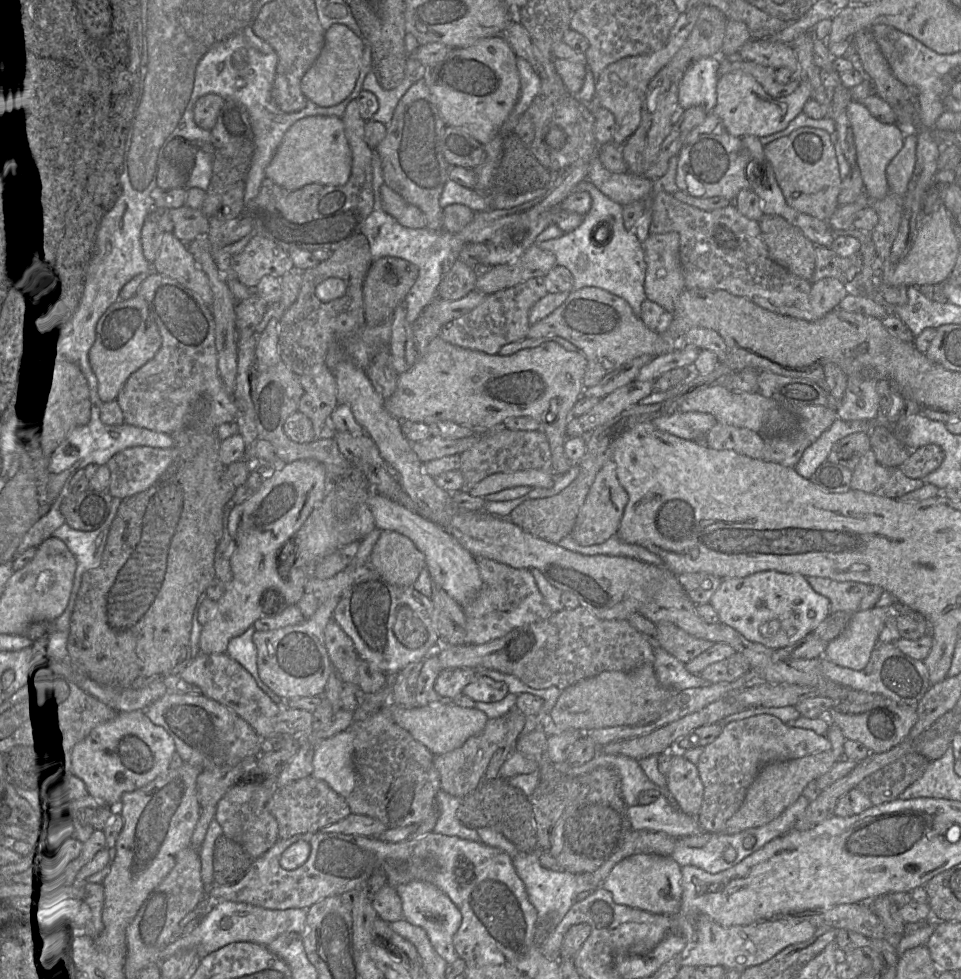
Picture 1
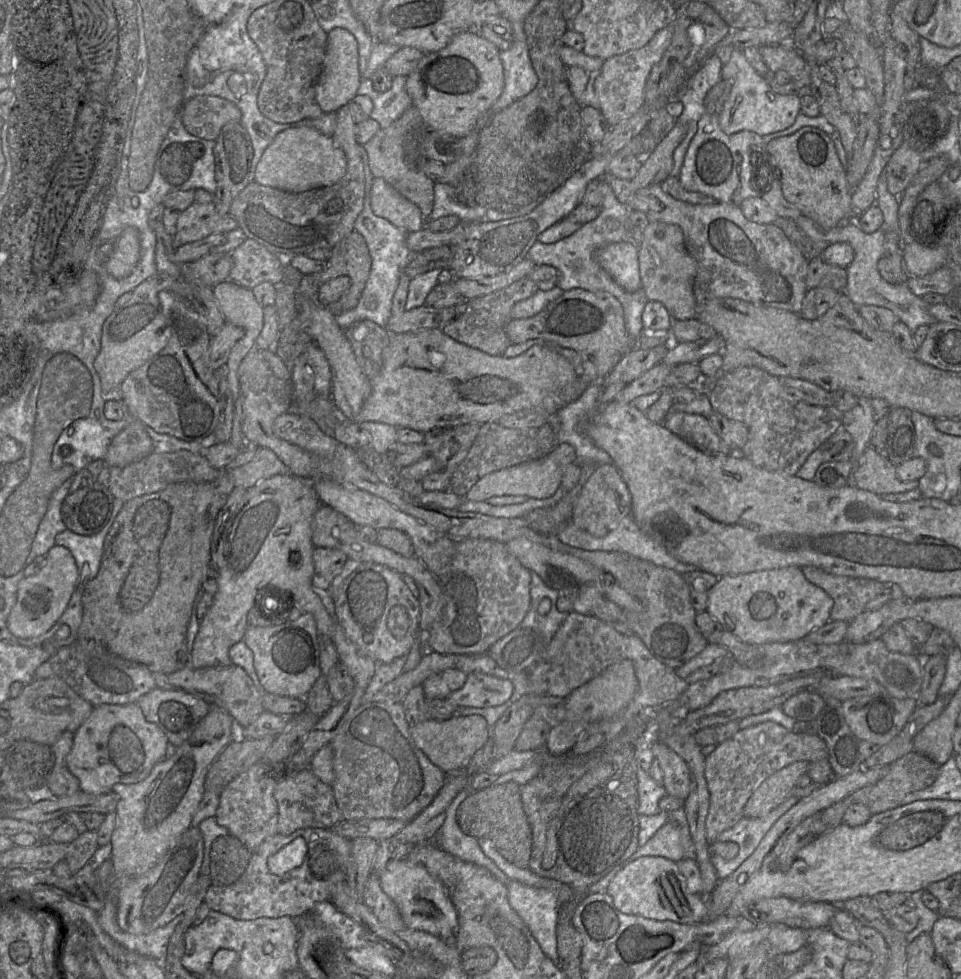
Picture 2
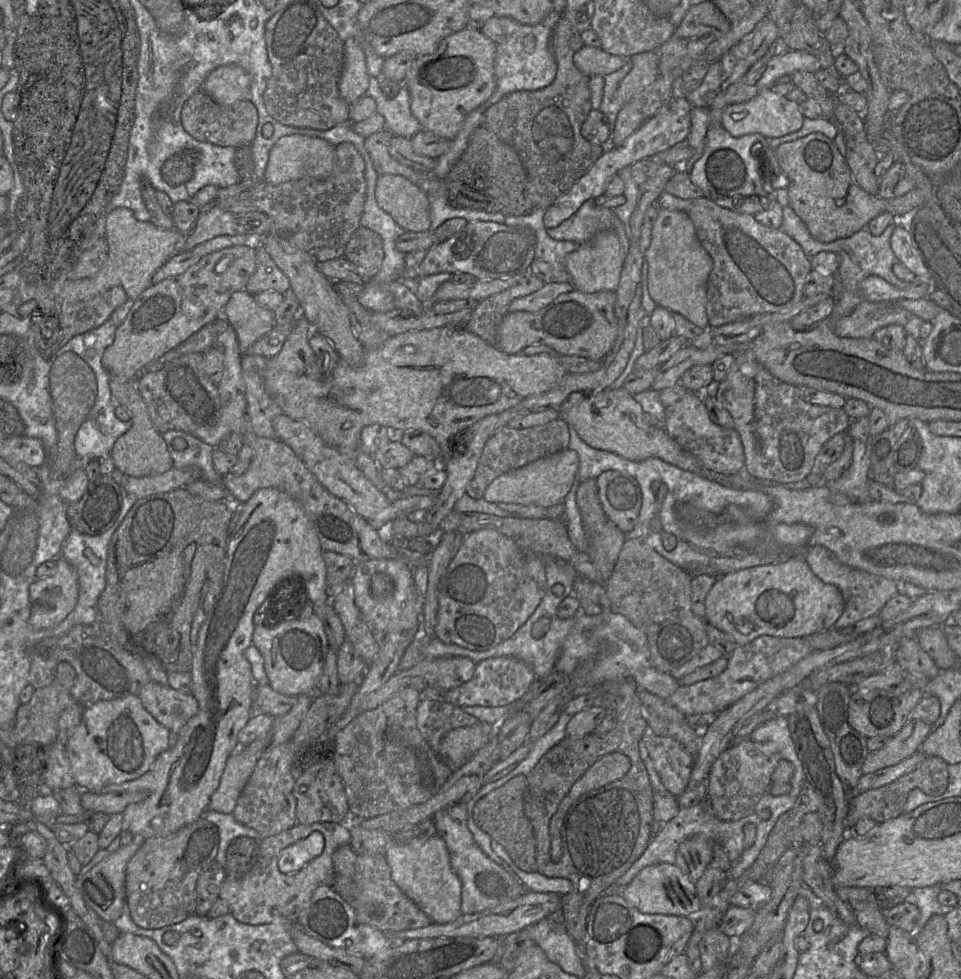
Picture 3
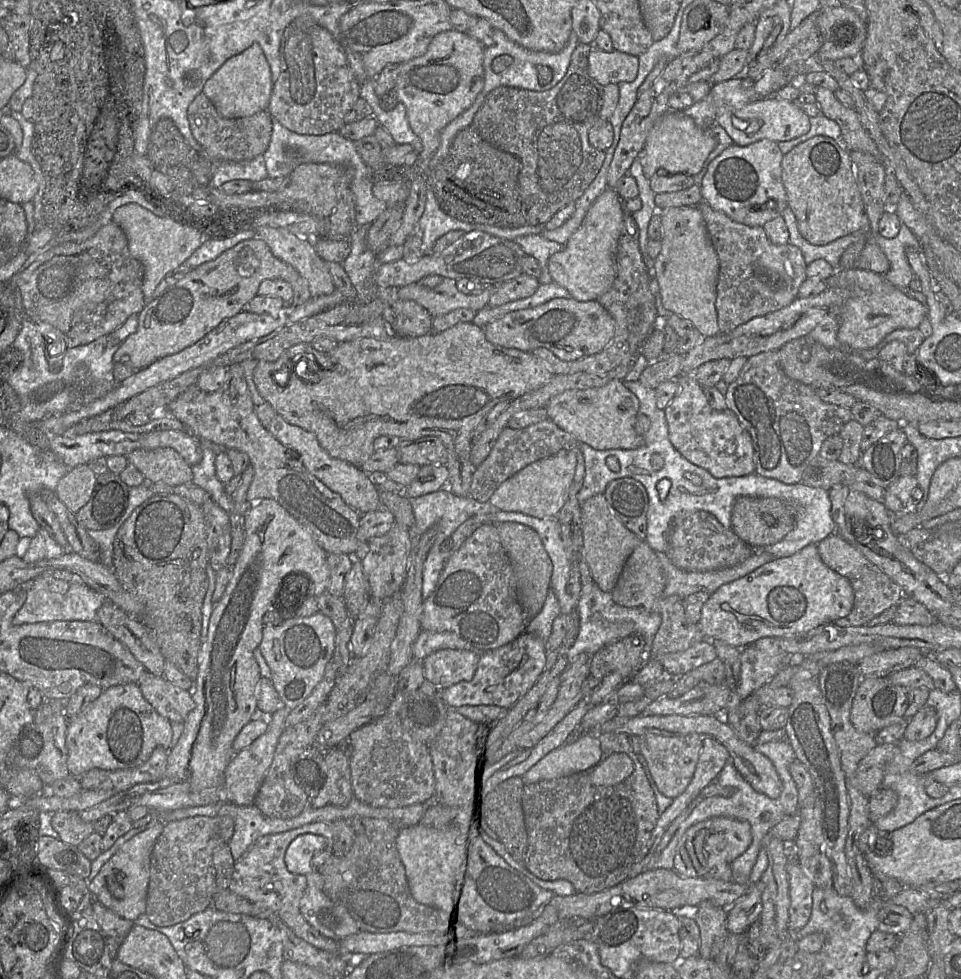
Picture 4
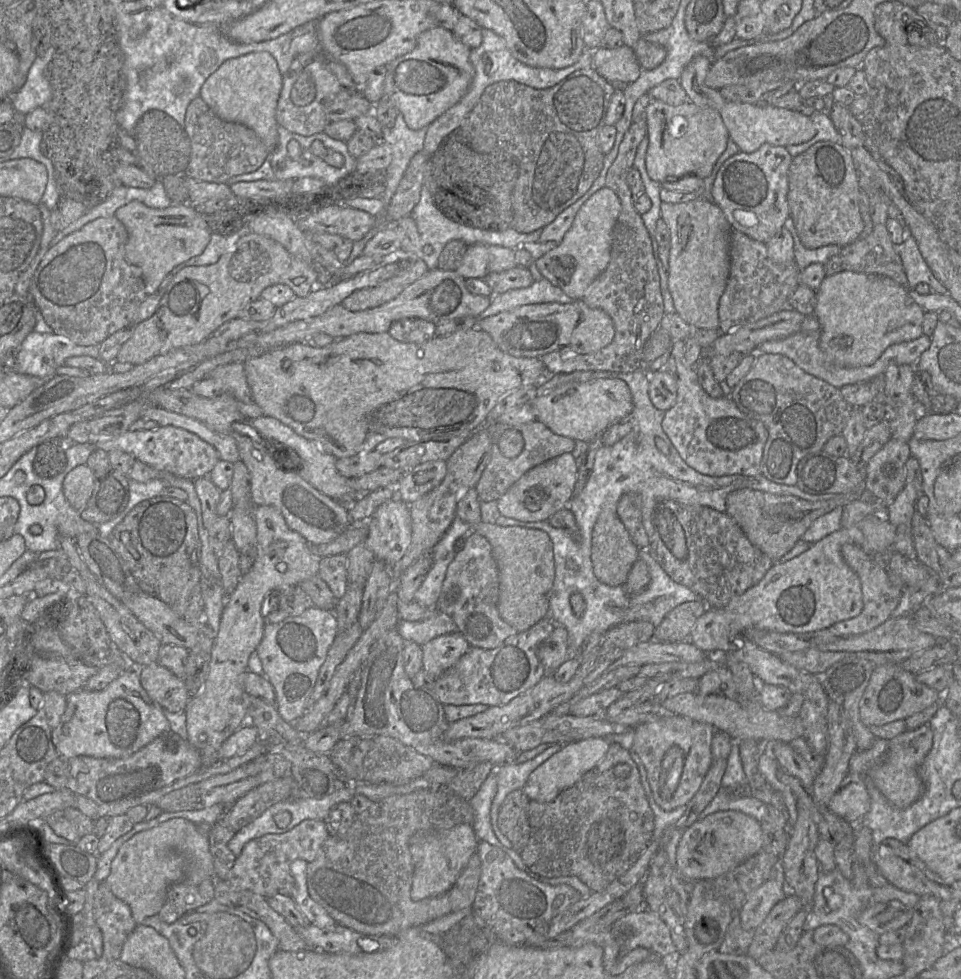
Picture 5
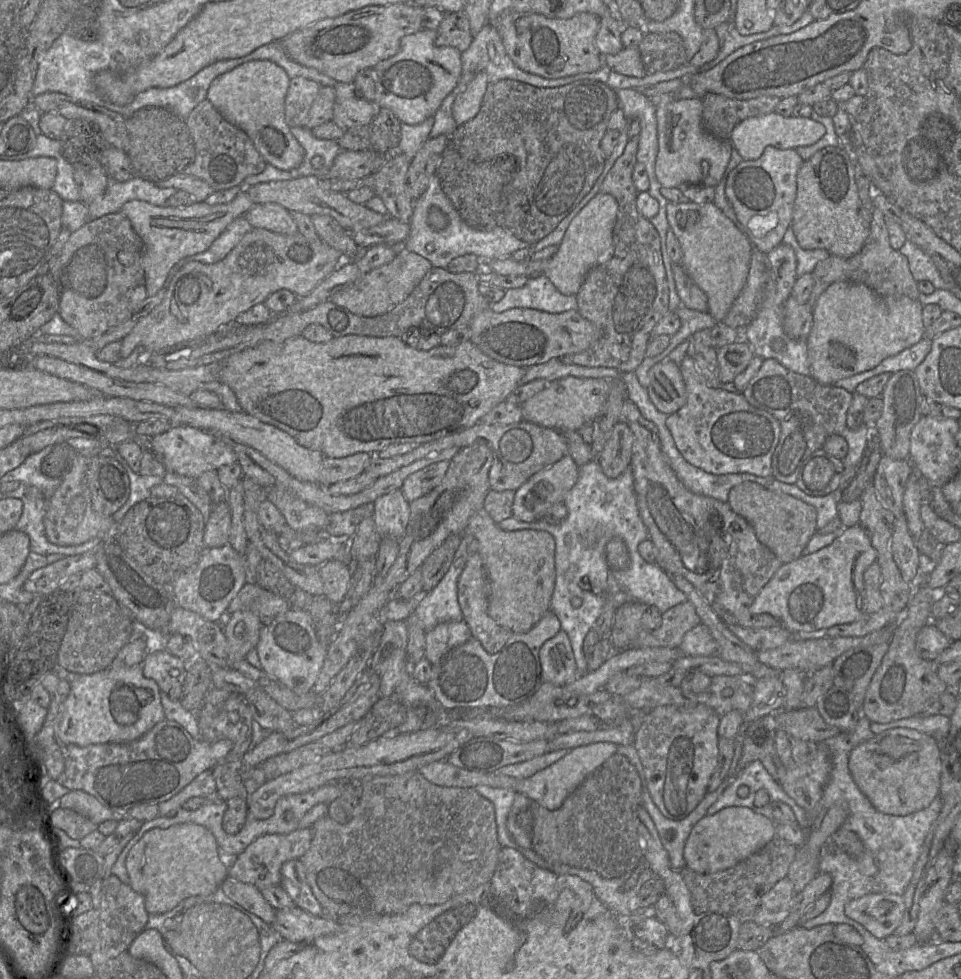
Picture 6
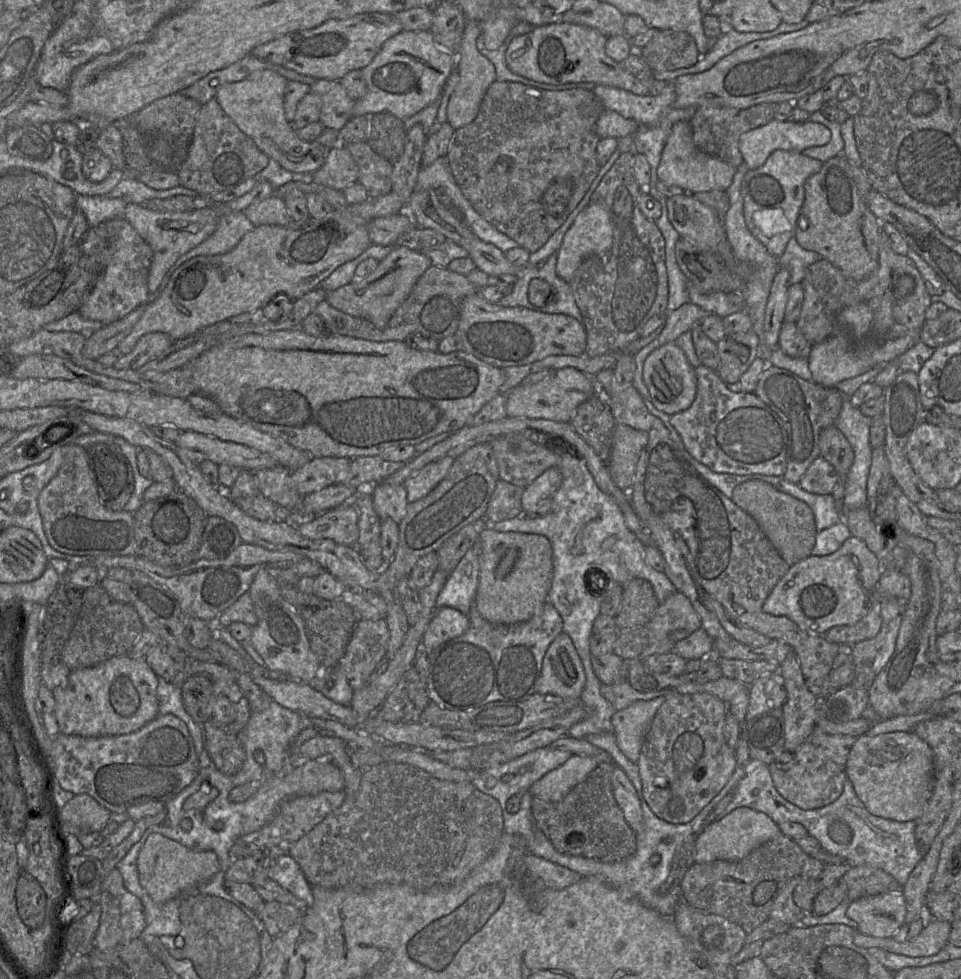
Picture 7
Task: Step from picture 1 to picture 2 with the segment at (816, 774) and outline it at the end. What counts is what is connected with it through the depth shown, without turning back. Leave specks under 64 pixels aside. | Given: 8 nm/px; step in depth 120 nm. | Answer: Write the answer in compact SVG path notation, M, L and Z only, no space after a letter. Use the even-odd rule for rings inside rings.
M796 761L764 780L747 801L743 816L761 818L790 797L798 778L807 774L809 762Z

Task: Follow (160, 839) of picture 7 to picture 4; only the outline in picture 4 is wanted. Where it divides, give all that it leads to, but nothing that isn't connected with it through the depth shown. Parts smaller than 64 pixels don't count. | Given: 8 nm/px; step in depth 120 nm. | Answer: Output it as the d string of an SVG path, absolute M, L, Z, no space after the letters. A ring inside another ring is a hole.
M159 822L136 834L103 865L98 874L88 883L88 890L93 895L94 901L101 903L120 917L131 921L145 913L151 853L164 826L165 822Z

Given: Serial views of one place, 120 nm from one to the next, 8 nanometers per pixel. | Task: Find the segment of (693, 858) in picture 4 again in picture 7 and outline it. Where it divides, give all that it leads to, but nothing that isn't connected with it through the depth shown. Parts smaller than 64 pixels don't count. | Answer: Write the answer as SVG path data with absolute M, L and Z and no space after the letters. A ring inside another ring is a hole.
M739 807L723 818L709 824L695 841L695 862L709 863L716 860L740 861L761 844L782 833L778 824L767 814L749 807Z

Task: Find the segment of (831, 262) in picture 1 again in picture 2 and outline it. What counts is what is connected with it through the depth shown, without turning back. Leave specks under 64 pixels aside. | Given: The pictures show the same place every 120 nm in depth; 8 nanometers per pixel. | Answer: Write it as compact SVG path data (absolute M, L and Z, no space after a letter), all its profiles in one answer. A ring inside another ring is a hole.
M819 255L809 258L806 277L807 291L819 287L829 287L836 291L844 291L846 284L846 268L829 265Z

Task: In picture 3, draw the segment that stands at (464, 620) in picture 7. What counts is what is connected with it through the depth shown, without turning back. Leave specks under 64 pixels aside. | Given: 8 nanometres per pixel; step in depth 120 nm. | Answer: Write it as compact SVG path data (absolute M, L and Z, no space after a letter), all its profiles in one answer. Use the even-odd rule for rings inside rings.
M443 657L433 659L425 674L427 686L448 691L469 681L476 664L468 658Z

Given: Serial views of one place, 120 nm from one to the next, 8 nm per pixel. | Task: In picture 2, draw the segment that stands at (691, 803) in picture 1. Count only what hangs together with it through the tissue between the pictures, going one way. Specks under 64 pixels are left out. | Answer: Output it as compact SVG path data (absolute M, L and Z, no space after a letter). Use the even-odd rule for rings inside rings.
M659 740L652 743L652 752L662 770L667 794L686 800L691 791L691 778L685 760Z

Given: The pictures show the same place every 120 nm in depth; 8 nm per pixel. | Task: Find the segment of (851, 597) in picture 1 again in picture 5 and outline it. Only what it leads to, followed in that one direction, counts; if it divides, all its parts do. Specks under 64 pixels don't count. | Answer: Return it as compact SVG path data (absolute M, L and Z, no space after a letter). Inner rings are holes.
M846 543L841 547L841 555L860 579L863 609L856 617L838 622L828 629L838 637L860 635L873 630L891 617L900 601L902 591L891 584L880 560L876 560L872 555L865 553L860 547Z

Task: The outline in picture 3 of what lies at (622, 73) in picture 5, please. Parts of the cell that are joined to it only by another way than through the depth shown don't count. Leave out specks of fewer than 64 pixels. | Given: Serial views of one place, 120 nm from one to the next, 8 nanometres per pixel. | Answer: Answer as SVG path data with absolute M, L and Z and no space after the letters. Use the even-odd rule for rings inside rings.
M584 46L574 54L573 62L588 77L605 77L621 69L628 62L628 58L609 54L601 48Z

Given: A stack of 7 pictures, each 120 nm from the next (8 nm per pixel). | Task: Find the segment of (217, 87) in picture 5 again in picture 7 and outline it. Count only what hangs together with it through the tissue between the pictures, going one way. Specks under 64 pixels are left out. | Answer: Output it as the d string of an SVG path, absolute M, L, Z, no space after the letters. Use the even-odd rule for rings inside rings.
M257 70L242 81L221 86L215 99L238 128L269 158L290 172L312 174L322 167L329 149L316 142L301 140L296 129L287 121L284 111L287 83L288 80L275 71Z

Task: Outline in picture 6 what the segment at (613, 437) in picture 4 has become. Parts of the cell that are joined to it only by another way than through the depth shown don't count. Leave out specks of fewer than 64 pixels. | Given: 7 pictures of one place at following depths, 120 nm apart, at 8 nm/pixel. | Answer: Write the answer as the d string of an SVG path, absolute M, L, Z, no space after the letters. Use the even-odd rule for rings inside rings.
M567 376L547 383L542 391L520 405L523 420L558 431L577 431L599 415L607 400L611 384L611 381L606 379L574 376Z

